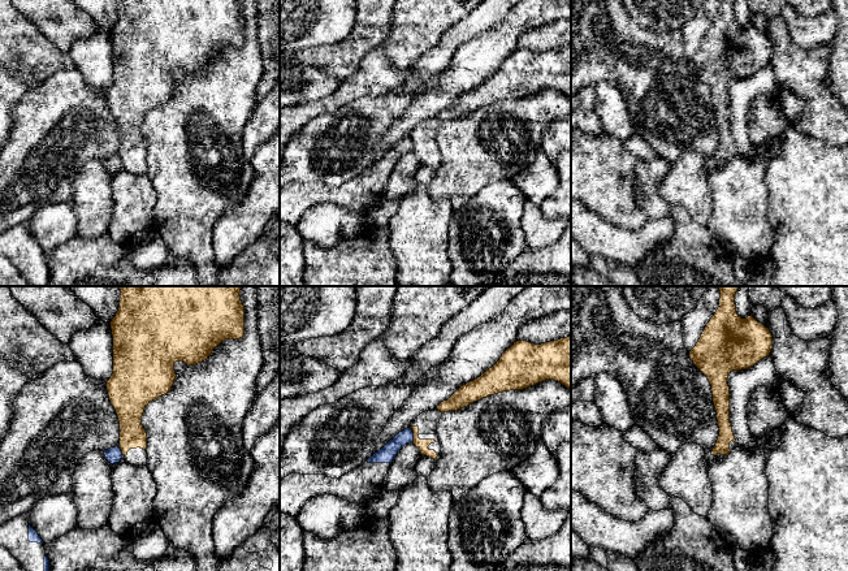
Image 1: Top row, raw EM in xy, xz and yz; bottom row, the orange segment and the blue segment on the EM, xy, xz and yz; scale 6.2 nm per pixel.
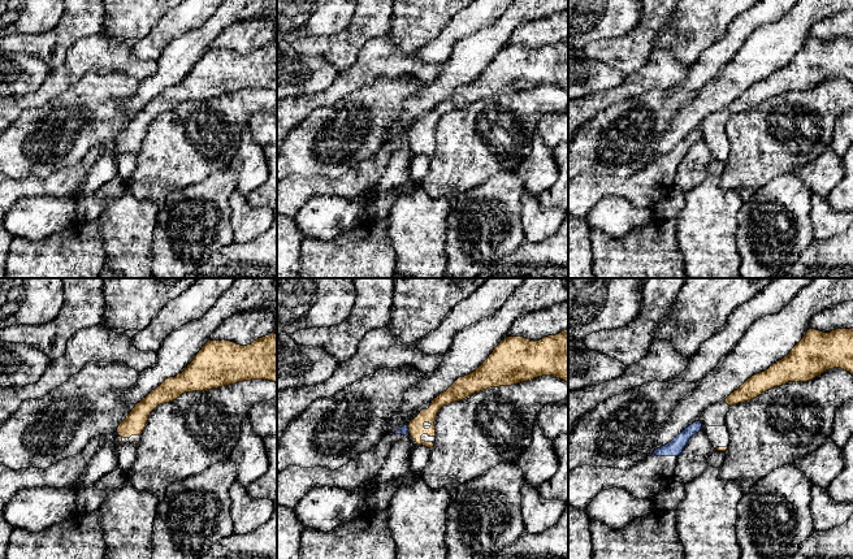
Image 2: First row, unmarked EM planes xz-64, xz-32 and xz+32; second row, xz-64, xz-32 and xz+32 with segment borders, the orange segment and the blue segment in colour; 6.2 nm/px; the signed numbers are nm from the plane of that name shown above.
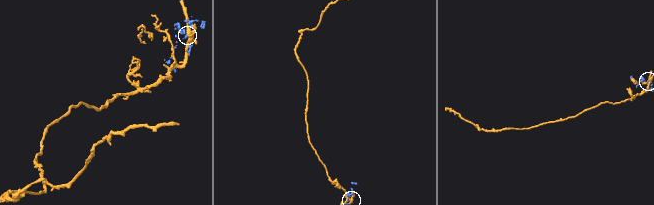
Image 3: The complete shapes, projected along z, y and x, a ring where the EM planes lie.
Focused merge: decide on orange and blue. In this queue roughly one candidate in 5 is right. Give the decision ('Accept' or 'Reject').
Reject

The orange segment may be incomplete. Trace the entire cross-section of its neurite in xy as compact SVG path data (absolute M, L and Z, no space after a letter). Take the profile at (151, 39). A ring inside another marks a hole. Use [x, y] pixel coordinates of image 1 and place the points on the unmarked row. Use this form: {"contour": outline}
{"contour": "M121 0L120 17L112 27L113 82L107 90L109 109L120 130L122 168L147 174L147 142L142 134L146 114L169 101L177 86L176 70L204 70L225 48L245 44L241 0Z"}

